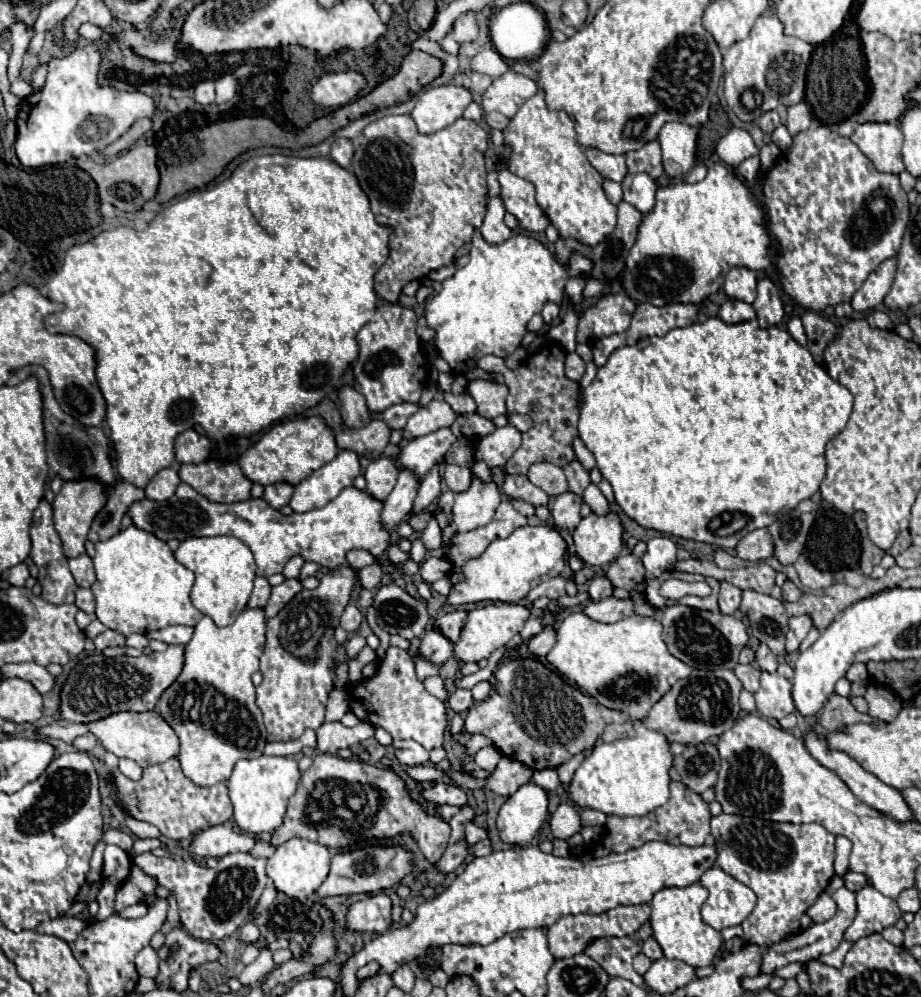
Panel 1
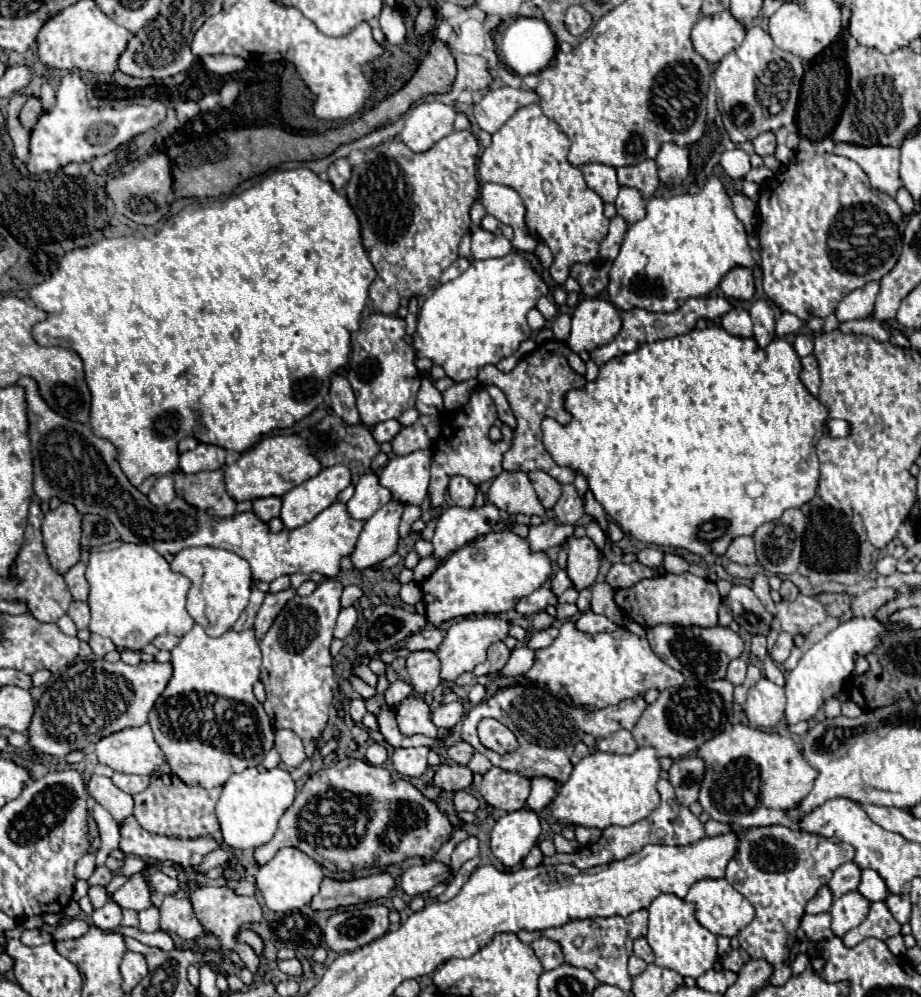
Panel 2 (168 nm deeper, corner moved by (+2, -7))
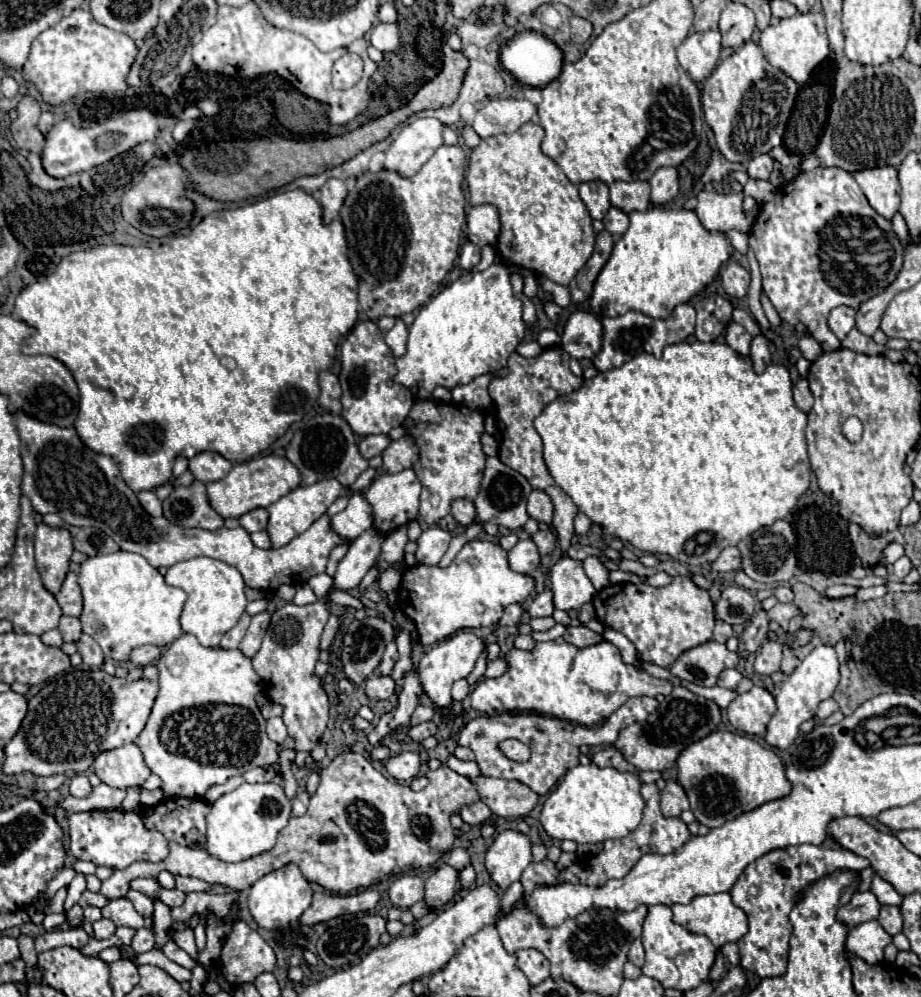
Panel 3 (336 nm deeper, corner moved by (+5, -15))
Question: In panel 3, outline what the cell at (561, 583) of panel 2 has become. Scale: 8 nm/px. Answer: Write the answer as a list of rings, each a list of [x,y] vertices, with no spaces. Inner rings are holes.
[[[550,589],[538,593],[528,607],[530,617],[546,617],[546,615],[552,615],[552,611],[554,611],[554,595]]]

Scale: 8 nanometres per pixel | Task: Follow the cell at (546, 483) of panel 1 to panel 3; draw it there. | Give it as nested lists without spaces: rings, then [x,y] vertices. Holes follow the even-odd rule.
[[[534,489],[528,497],[528,515],[532,519],[536,519],[538,523],[546,523],[550,525],[552,523],[552,515],[554,515],[554,505],[550,501],[550,497],[540,491],[540,489]]]

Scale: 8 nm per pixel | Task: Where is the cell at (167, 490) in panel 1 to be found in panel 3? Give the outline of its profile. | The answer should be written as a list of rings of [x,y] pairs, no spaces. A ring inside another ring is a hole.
[[[140,491],[138,499],[140,499],[140,503],[142,503],[142,507],[146,509],[148,515],[152,515],[152,517],[162,515],[162,501],[156,497],[154,491]]]

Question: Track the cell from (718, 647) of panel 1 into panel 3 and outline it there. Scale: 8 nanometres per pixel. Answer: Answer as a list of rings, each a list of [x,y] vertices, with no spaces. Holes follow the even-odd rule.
[[[706,641],[698,647],[684,651],[668,671],[682,681],[690,681],[702,687],[714,687],[718,675],[726,667],[734,667],[738,663],[738,655],[728,651],[726,645],[718,641]]]

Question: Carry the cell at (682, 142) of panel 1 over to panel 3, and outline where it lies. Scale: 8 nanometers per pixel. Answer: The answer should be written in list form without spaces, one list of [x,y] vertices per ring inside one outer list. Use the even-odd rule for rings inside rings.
[[[660,167],[652,179],[652,203],[662,205],[672,201],[678,195],[678,169],[676,167]]]

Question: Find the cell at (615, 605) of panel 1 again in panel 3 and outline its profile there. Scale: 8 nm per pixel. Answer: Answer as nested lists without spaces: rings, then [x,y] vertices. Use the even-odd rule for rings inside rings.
[[[580,625],[580,627],[568,627],[566,633],[564,633],[564,639],[576,647],[590,647],[590,645],[596,645],[602,641],[602,635],[600,633],[594,633],[590,631],[588,627]]]

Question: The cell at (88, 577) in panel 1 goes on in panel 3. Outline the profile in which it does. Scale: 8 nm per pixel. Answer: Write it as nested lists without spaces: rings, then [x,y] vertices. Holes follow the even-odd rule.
[[[68,573],[66,581],[60,589],[60,593],[56,593],[56,599],[64,611],[64,615],[74,615],[78,617],[82,613],[82,591],[78,587],[78,575],[76,573]]]

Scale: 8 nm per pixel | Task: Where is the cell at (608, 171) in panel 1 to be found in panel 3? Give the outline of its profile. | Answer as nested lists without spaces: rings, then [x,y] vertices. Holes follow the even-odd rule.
[[[598,179],[580,183],[580,199],[584,201],[592,219],[602,219],[606,215],[606,211],[612,207],[608,185]]]

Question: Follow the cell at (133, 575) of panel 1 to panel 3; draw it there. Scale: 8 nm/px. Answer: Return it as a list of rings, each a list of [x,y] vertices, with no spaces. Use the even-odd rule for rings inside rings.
[[[116,551],[86,559],[78,575],[78,585],[82,585],[84,595],[84,611],[80,615],[82,629],[94,637],[104,655],[114,661],[130,661],[132,649],[148,643],[168,647],[184,635],[180,613],[186,593],[166,585],[158,569],[138,553]]]

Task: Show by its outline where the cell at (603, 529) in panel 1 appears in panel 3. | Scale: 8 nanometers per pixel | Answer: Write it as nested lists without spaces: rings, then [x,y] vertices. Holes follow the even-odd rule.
[[[562,557],[550,569],[550,581],[554,591],[554,605],[562,611],[578,609],[580,605],[592,601],[596,595],[596,589],[588,579],[582,561],[572,557]]]

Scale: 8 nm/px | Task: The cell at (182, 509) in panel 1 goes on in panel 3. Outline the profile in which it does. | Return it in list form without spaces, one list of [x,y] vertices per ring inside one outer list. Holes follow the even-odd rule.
[[[16,411],[14,419],[22,441],[22,493],[32,501],[32,507],[42,515],[60,515],[66,525],[98,527],[110,535],[122,551],[140,553],[152,567],[172,567],[174,563],[204,555],[236,567],[248,587],[276,591],[284,583],[298,585],[324,573],[330,551],[336,545],[350,543],[350,539],[342,539],[334,533],[330,515],[322,515],[308,527],[308,531],[294,537],[280,549],[258,549],[244,527],[220,527],[216,531],[206,531],[170,523],[166,517],[150,517],[136,499],[136,493],[120,477],[114,459],[88,449],[74,427],[38,427],[38,421],[24,411]]]

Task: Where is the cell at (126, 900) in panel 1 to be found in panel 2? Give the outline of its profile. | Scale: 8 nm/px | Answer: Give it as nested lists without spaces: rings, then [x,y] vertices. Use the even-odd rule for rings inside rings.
[[[109,899],[103,907],[93,911],[91,919],[93,919],[93,925],[97,925],[105,931],[117,929],[121,925],[121,907],[113,899]]]

